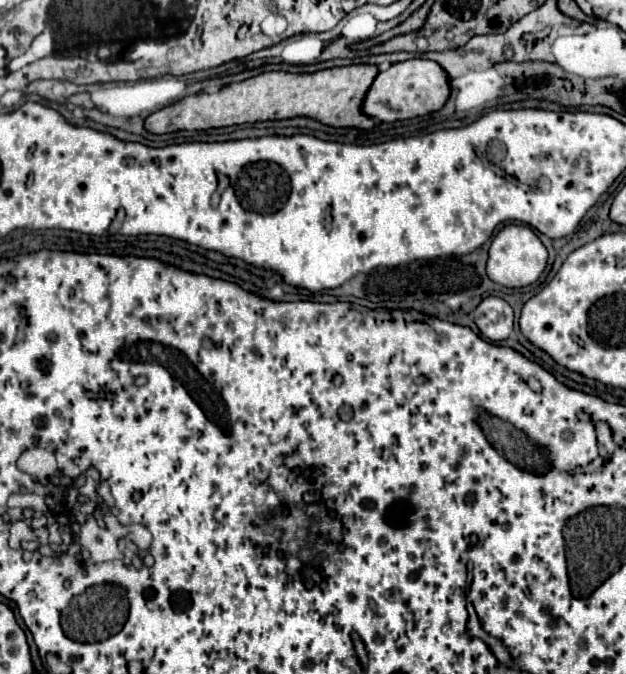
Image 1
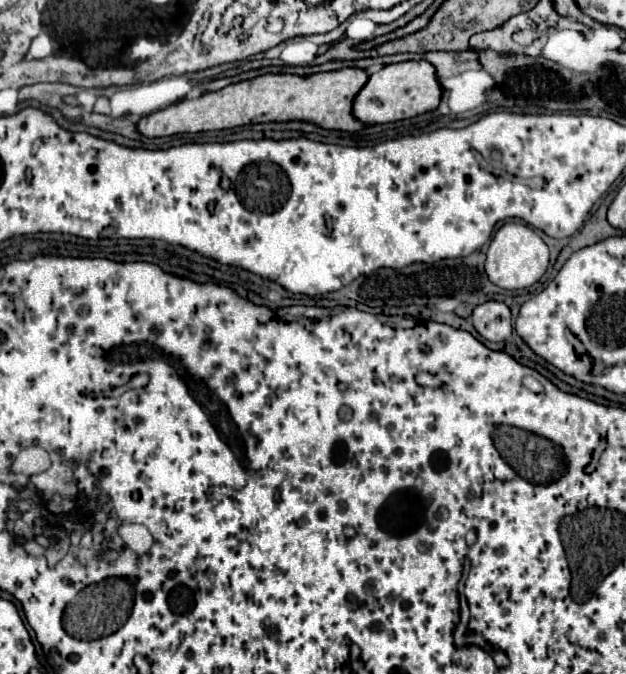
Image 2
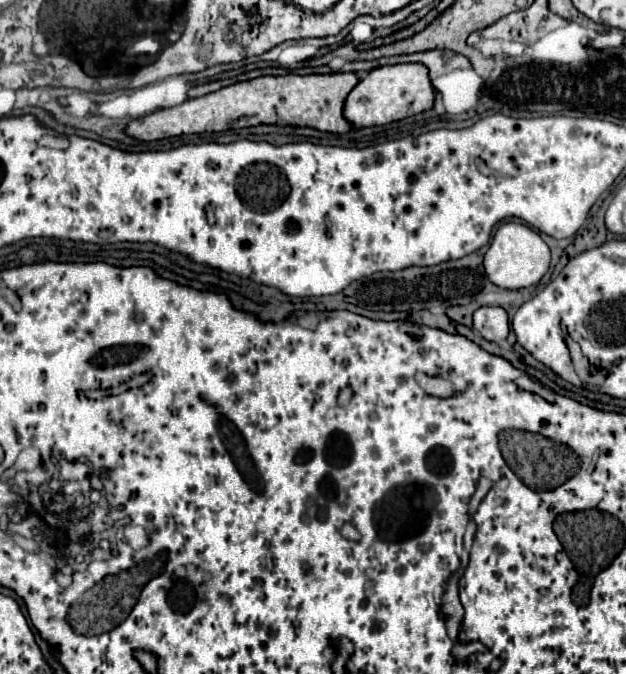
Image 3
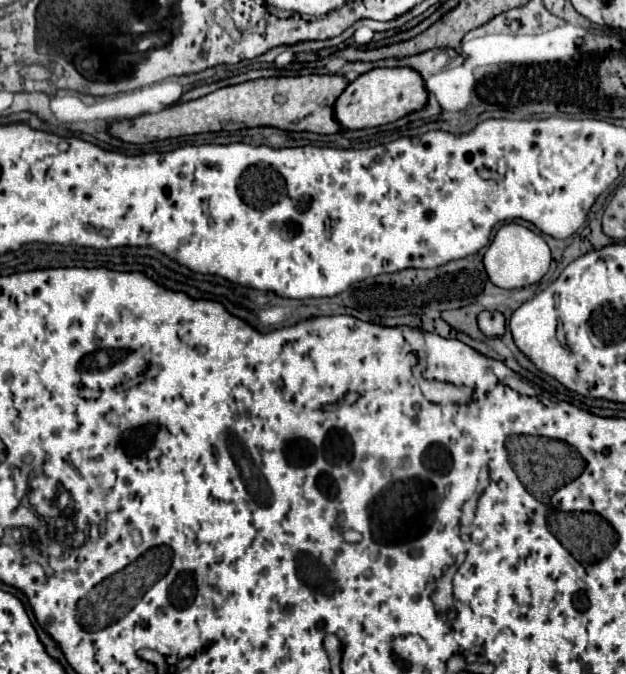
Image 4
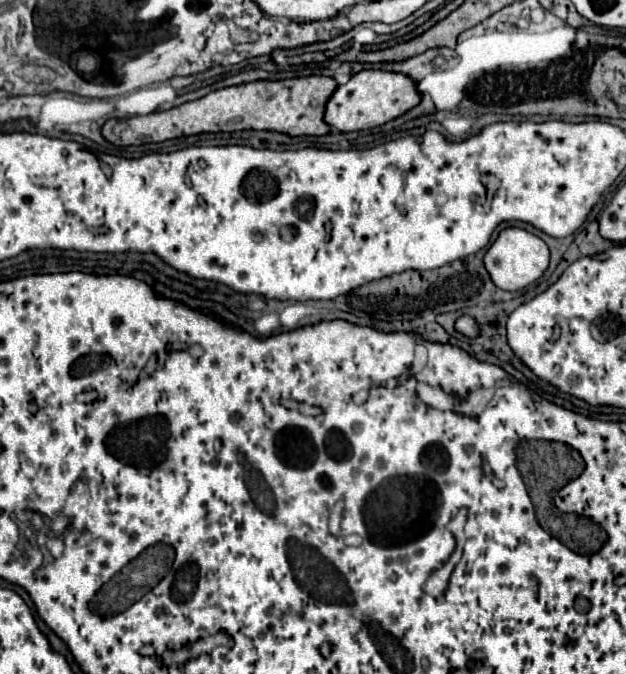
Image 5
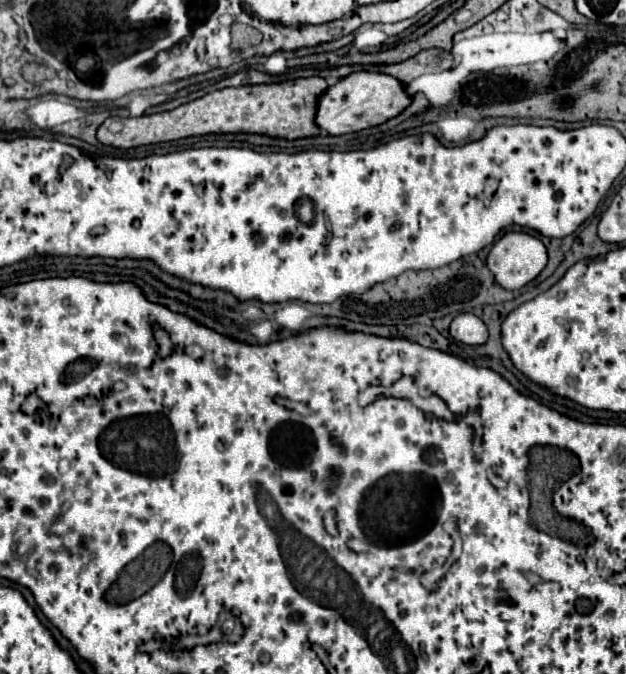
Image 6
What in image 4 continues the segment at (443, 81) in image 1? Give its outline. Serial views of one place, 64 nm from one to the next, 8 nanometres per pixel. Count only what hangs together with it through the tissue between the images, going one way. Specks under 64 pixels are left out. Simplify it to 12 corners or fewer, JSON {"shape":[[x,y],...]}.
{"shape":[[410,68],[360,74],[334,102],[344,130],[374,128],[424,108]]}

